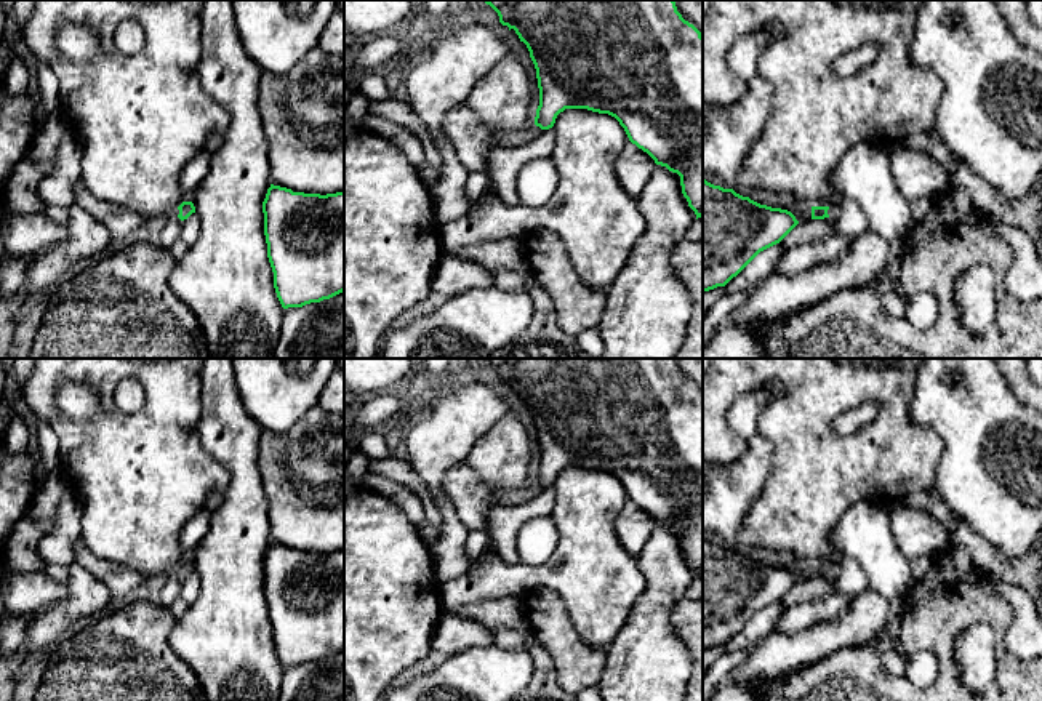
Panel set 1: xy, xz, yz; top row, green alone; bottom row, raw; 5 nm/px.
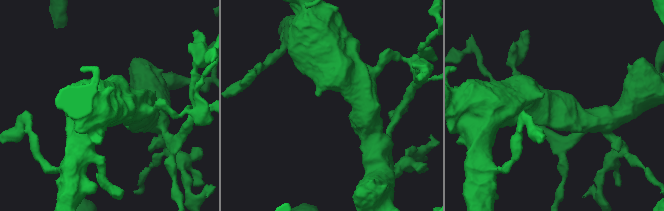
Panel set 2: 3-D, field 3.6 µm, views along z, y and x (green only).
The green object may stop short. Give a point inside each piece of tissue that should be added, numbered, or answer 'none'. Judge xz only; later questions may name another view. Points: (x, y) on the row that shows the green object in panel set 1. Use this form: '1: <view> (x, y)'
1: xz (472, 141)

